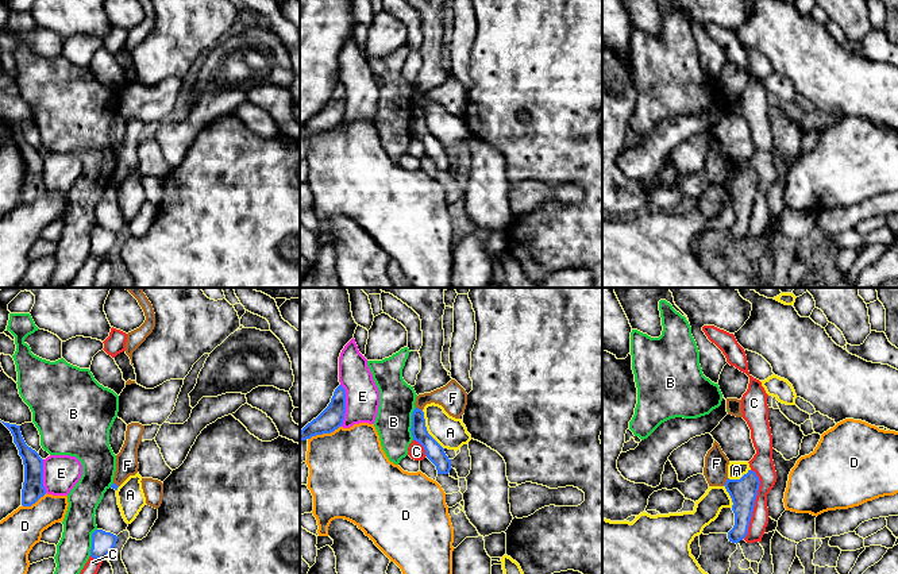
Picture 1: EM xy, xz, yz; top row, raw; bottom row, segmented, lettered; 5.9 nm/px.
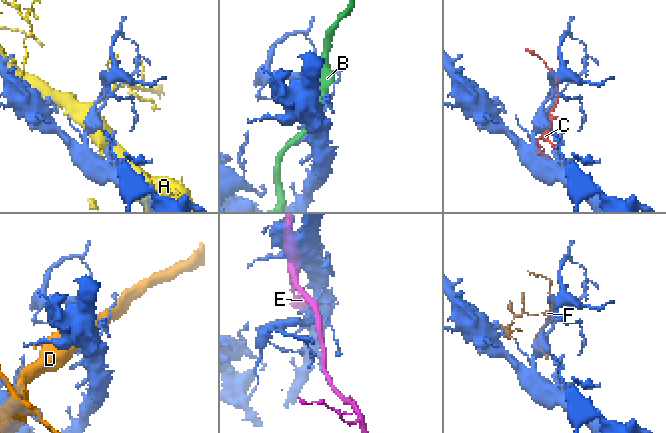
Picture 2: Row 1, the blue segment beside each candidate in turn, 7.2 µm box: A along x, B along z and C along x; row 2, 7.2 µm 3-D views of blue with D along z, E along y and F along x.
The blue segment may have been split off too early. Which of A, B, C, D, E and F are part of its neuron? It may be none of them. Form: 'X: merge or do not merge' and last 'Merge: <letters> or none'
A: do not merge
B: do not merge
C: do not merge
D: do not merge
E: do not merge
F: do not merge
Merge: none

